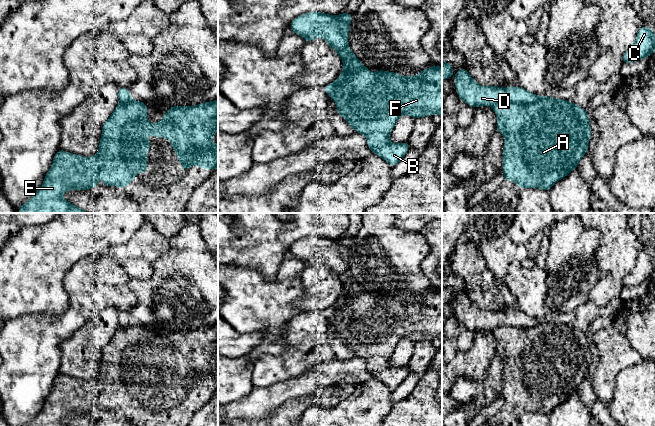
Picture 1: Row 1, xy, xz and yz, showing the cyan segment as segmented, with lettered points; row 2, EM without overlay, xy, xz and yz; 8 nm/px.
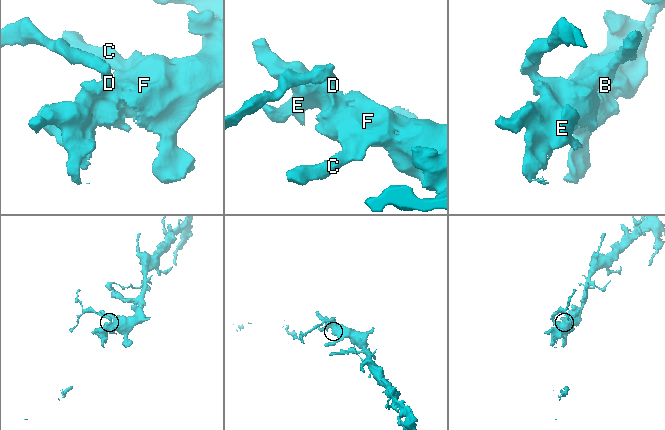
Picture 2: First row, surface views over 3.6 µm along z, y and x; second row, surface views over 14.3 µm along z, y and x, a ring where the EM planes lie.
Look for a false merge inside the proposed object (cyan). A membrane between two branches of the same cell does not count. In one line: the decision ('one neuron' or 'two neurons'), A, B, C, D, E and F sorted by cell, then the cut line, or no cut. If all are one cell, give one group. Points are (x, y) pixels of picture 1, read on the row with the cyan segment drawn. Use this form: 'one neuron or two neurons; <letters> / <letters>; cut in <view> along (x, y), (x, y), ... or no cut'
two neurons; A B C E F / D; cut in yz along (542, 97), (533, 102), (494, 102), (491, 105)

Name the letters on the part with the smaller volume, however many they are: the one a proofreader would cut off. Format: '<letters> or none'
D

